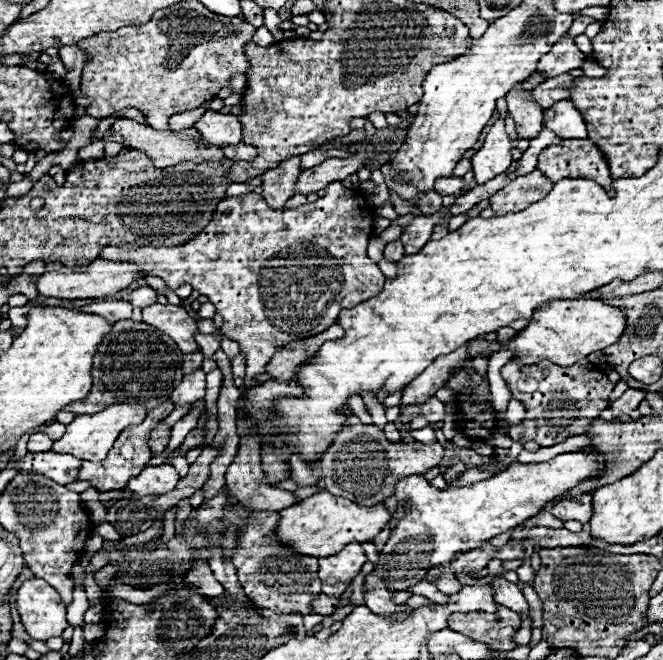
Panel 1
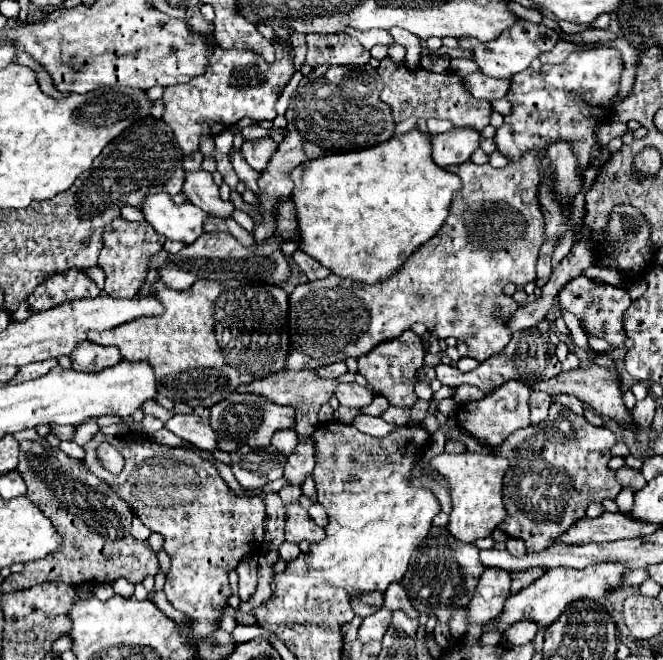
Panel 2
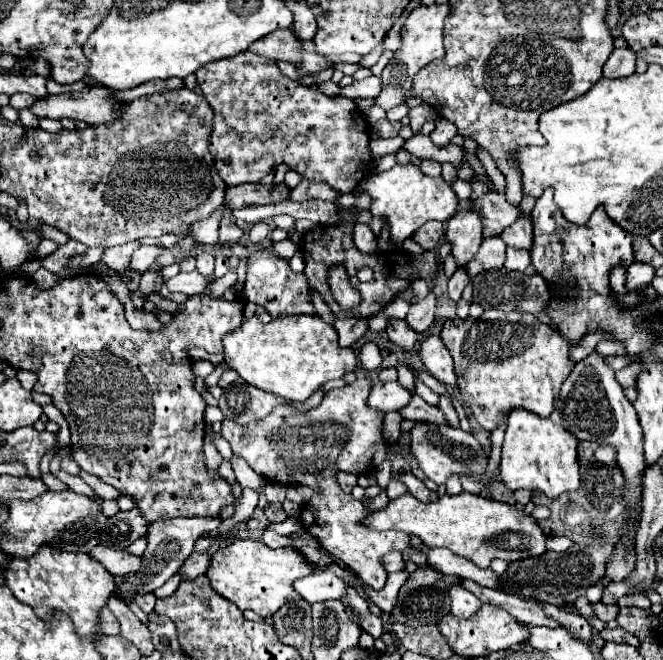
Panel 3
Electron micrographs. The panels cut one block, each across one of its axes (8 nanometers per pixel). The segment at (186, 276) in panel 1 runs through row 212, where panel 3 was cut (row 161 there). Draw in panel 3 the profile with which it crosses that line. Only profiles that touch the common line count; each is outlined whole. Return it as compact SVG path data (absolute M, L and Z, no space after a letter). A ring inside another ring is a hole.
M250 50L246 52L240 52L238 56L232 56L230 60L216 60L216 62L210 62L206 64L204 68L200 68L196 72L196 78L198 78L198 88L202 90L202 94L208 98L212 110L214 110L214 130L212 130L212 136L210 136L210 154L214 156L214 164L216 164L216 170L218 174L222 176L222 180L226 184L244 184L244 182L260 182L266 174L270 174L278 164L286 164L290 170L296 170L302 178L306 180L314 180L314 182L324 182L328 184L330 188L338 190L338 192L354 192L358 188L358 184L364 180L364 176L370 172L370 166L372 166L372 154L370 154L370 138L368 138L368 124L366 120L362 118L358 106L354 104L354 100L350 98L342 98L342 96L326 96L314 88L308 88L308 86L300 86L298 82L286 78L274 60L270 58L264 58L264 56L258 56Z

